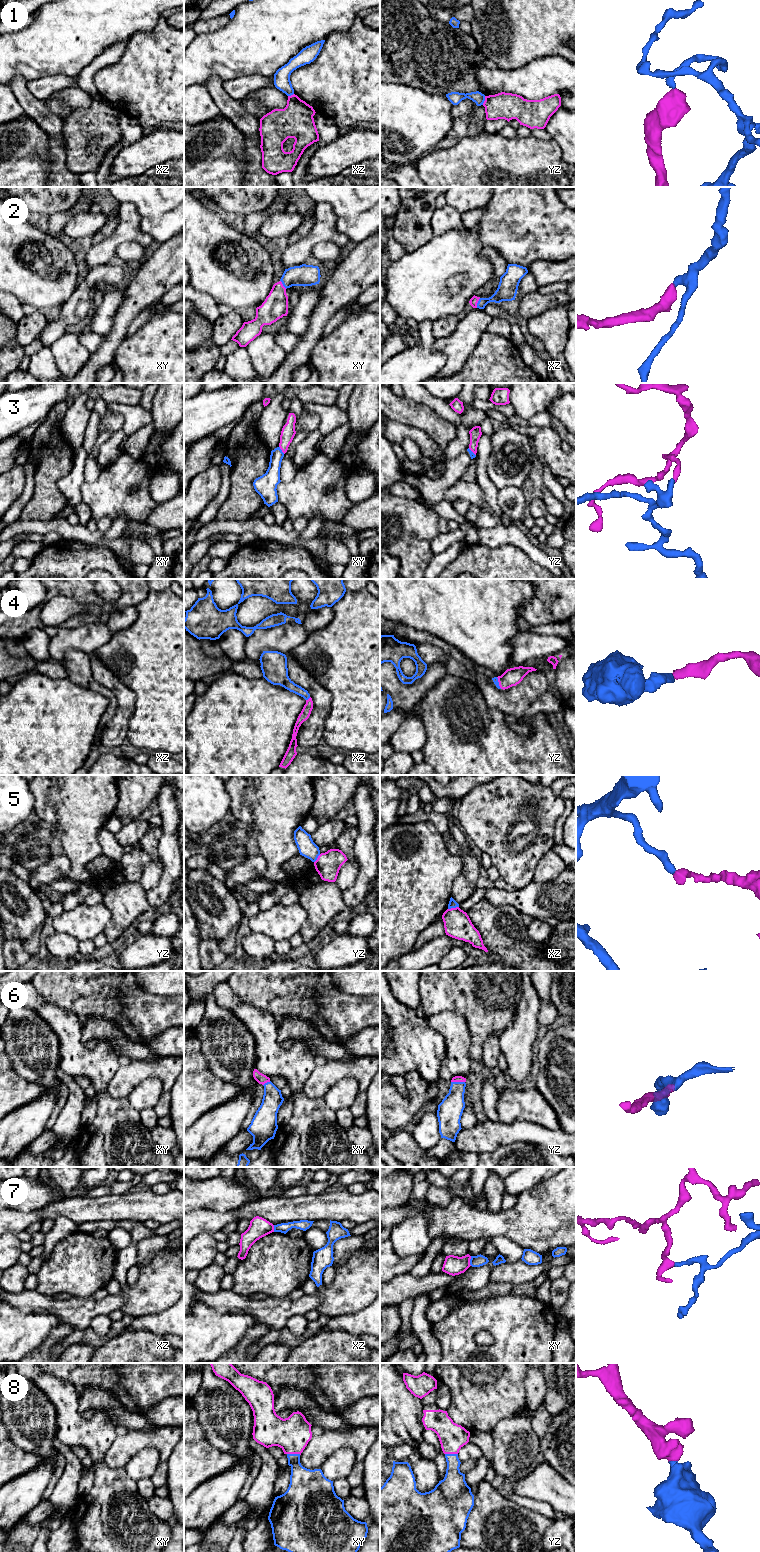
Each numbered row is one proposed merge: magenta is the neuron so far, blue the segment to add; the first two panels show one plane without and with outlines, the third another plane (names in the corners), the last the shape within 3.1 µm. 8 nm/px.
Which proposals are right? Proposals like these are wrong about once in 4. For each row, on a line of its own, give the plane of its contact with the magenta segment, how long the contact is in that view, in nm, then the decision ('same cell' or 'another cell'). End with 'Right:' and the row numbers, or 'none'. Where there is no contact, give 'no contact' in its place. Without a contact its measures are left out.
1: yz | 80 nm | another cell
2: xz | 90 nm | same cell
3: xy | 80 nm | another cell
4: xz | 50 nm | same cell
5: xz | 90 nm | another cell
6: yz | 110 nm | same cell
7: xy | 80 nm | another cell
8: xy | 110 nm | same cell
Right: 2, 4, 6, 8

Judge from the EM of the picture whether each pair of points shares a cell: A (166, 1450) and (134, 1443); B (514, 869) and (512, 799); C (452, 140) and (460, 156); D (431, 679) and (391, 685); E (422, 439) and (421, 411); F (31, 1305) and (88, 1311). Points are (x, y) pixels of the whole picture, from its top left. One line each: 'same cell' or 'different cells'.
A: same cell
B: same cell
C: different cells
D: same cell
E: different cells
F: same cell

